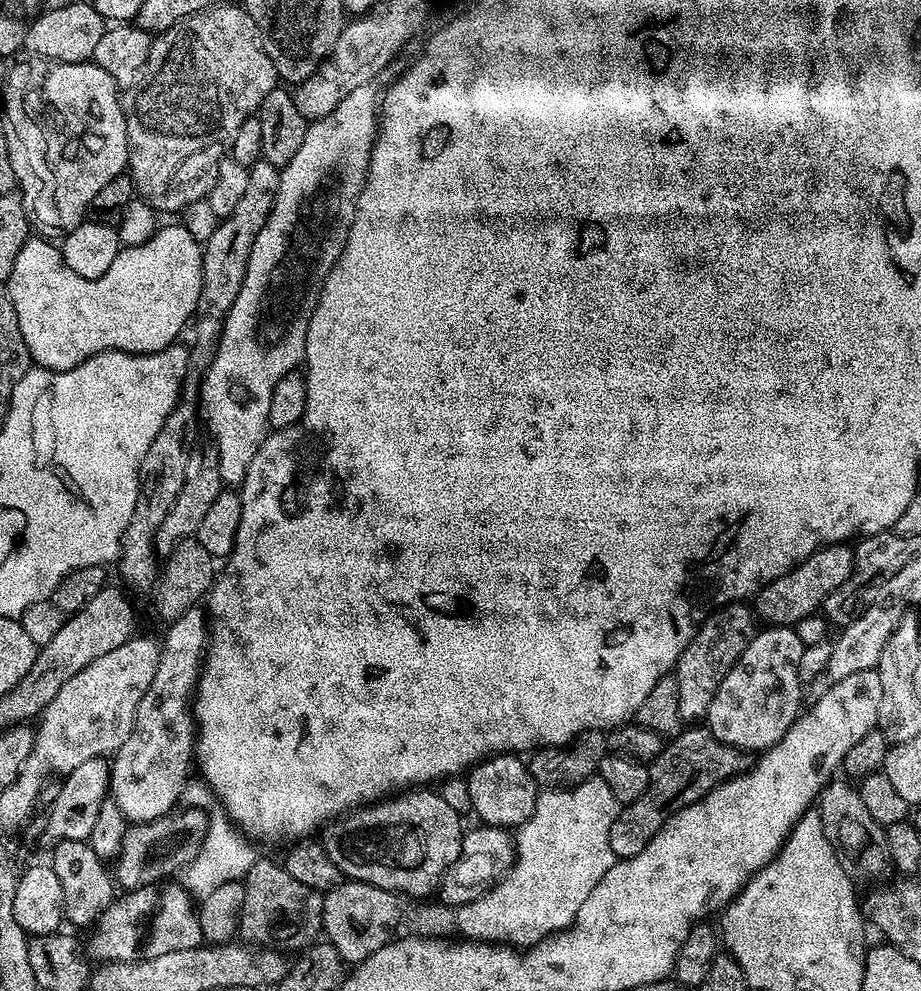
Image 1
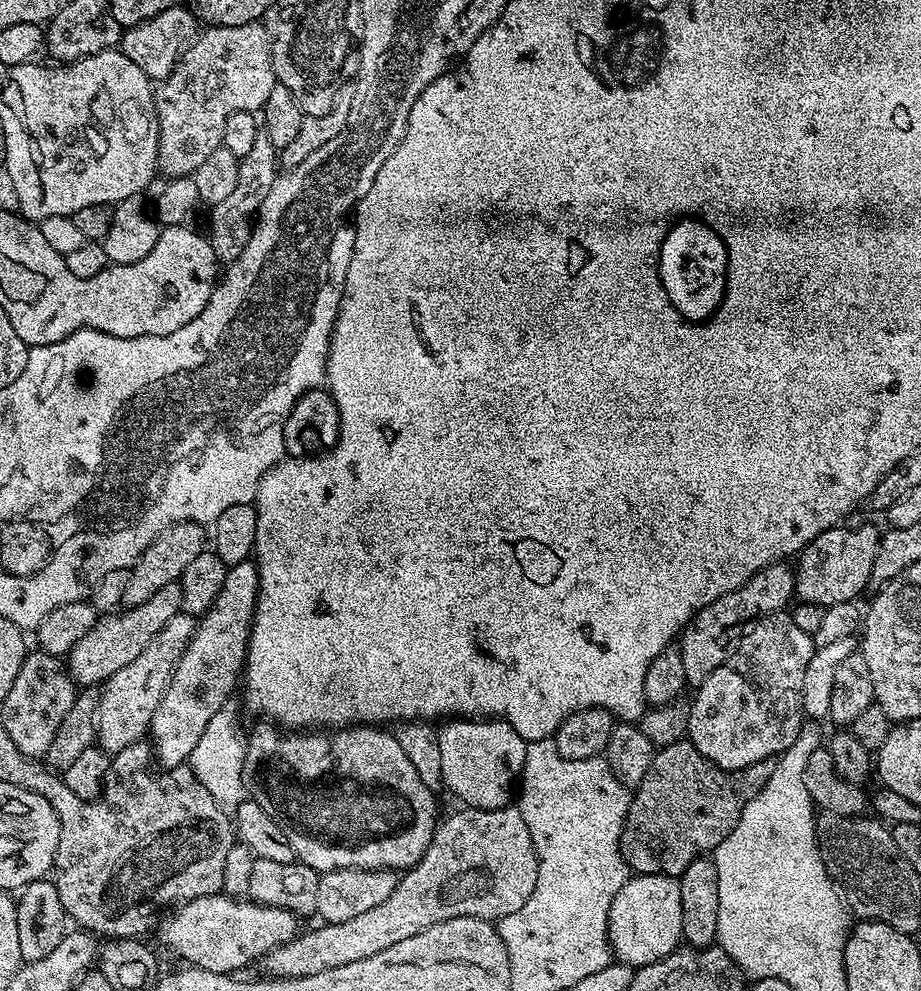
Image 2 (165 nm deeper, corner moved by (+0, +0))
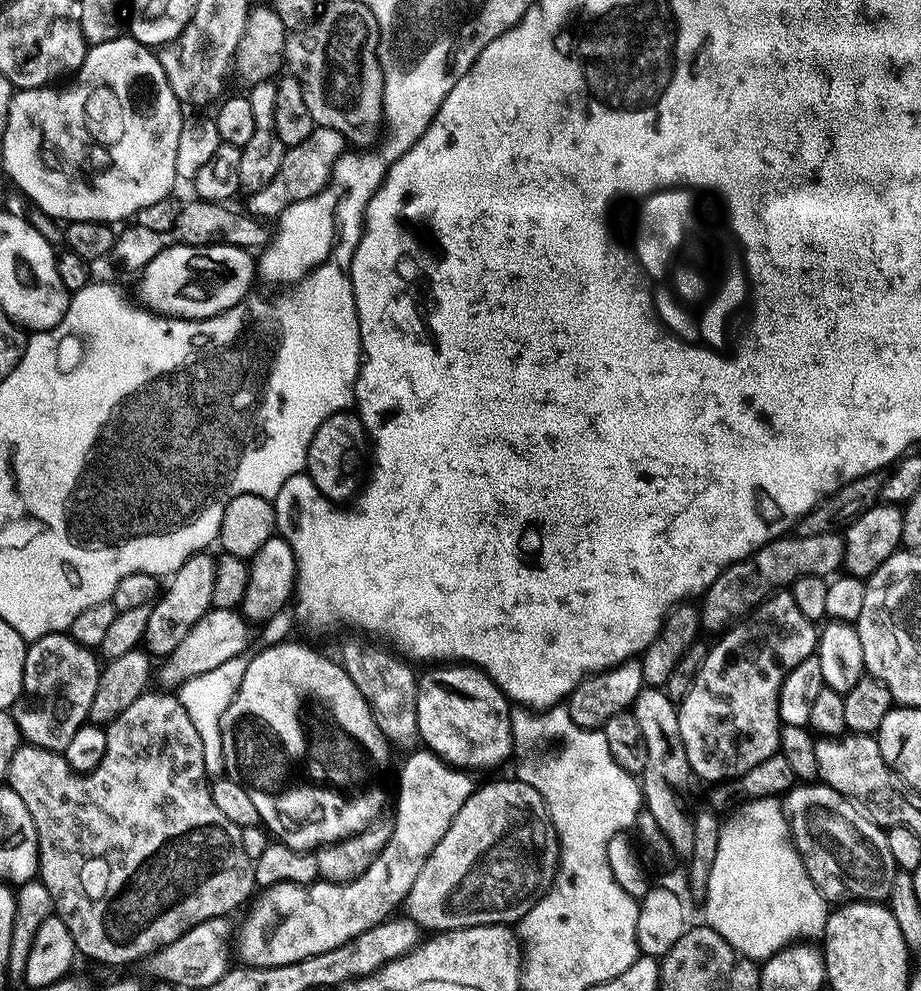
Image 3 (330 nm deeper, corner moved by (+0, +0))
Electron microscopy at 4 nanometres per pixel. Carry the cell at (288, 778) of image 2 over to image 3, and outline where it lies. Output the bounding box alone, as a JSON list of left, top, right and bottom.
[221,642,394,852]

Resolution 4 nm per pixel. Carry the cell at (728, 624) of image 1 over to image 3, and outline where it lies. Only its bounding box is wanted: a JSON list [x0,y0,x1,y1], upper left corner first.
[698,532,843,634]

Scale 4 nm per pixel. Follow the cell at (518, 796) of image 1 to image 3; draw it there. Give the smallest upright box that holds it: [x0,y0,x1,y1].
[416,666,513,773]

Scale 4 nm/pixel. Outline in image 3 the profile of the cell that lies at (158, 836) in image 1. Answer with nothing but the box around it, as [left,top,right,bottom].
[7,691,257,964]

